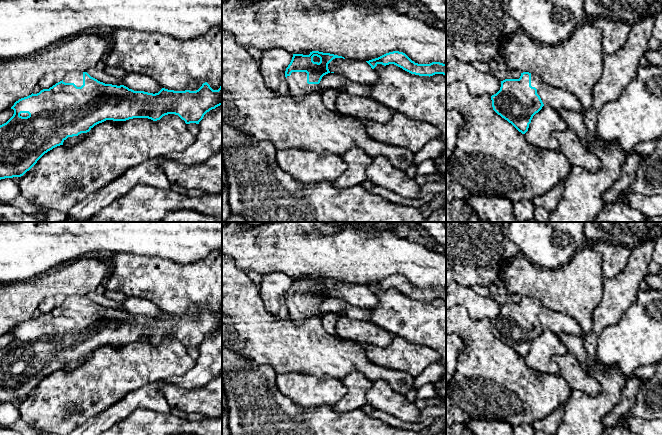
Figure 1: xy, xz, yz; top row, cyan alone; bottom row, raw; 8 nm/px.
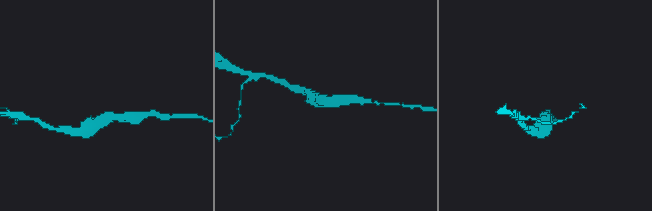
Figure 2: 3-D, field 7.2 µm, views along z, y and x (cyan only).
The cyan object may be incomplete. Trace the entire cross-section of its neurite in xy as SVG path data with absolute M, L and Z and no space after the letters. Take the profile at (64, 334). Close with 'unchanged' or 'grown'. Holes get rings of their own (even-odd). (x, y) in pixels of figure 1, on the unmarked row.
M67 296L62 305L49 313L43 313L37 318L32 317L19 323L11 331L14 334L13 340L6 347L0 349L0 404L23 400L45 377L63 369L68 361L87 357L95 349L106 344L126 345L133 342L148 342L157 345L165 339L175 338L186 348L199 348L207 336L220 329L222 329L222 309L218 314L213 314L205 306L196 315L174 315L162 312L158 317L153 318L134 315L124 309L105 308L91 301L87 296Z | grown

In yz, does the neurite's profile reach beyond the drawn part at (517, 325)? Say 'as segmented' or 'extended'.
extended

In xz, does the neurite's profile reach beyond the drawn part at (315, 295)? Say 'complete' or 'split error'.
split error

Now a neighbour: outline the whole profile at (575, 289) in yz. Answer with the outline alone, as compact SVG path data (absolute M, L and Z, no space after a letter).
M591 246L582 247L566 265L557 269L545 269L537 267L522 255L516 255L503 271L501 278L504 282L503 291L509 294L518 294L521 297L529 296L538 299L545 307L572 317L580 326L583 336L592 329L592 313L600 303L603 295L602 256Z

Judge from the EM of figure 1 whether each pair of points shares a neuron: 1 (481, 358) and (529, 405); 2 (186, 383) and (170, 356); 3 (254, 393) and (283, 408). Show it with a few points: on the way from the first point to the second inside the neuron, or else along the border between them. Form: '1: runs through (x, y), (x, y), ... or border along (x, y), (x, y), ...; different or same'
1: runs through (493, 370), (517, 393); same
2: border along (196, 361), (185, 373), (159, 381); different
3: runs through (261, 400), (269, 408), (276, 408); same

